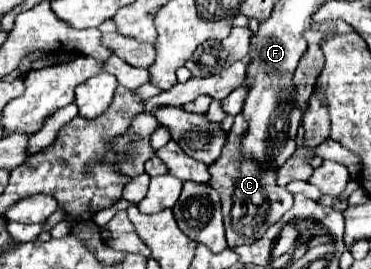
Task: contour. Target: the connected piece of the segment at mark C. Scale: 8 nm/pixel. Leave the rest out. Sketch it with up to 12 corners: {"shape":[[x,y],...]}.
{"shape":[[243,113],[209,165],[229,249],[251,245],[293,205],[277,169],[241,155]]}

